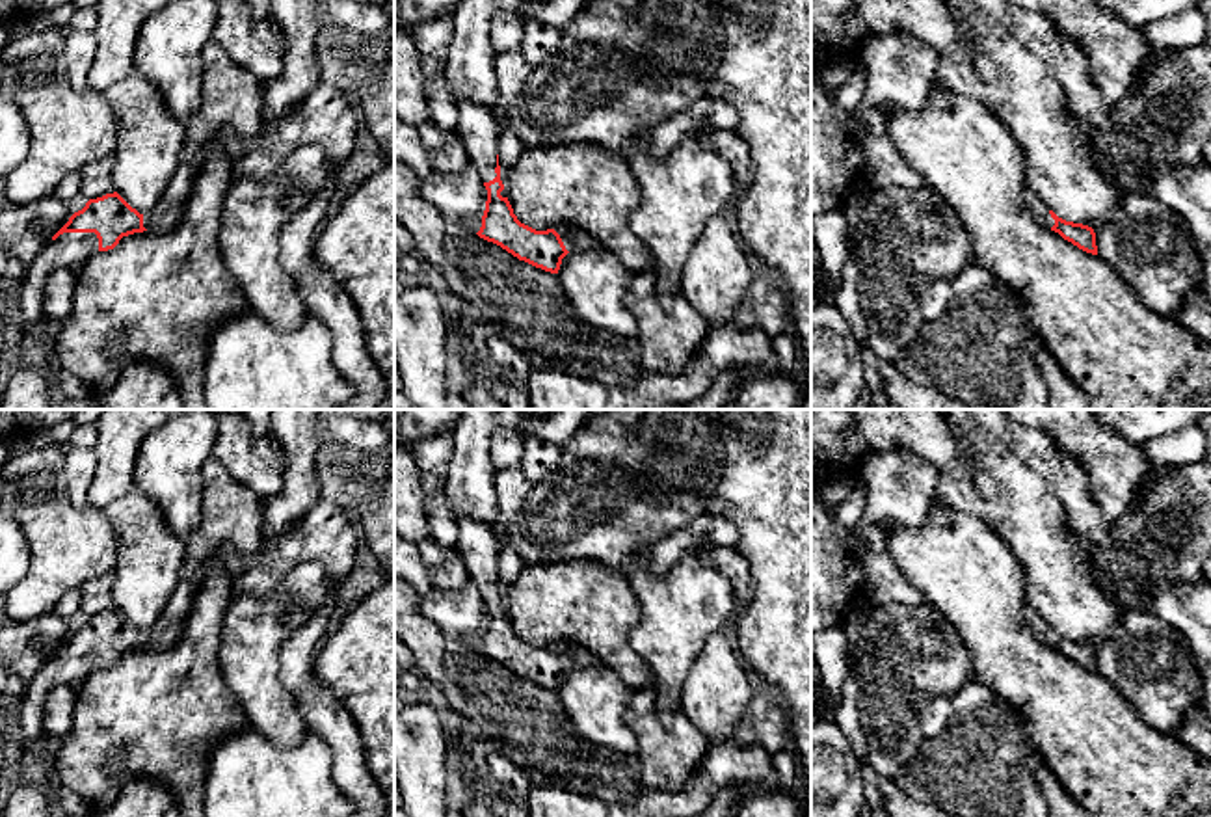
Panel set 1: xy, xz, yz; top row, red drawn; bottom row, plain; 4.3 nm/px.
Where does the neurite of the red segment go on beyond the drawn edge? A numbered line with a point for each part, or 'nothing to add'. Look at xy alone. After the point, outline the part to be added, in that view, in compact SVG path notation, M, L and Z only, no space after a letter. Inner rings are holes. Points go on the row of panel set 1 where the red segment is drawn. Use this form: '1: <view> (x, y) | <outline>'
1: xy (168, 213) | M205 153L197 154L193 160L180 162L158 205L147 216L143 216L143 227L147 231L169 233L179 225L203 160Z
2: xy (71, 250) | M63 233L50 240L32 264L24 266L19 279L24 331L43 316L43 290L48 275L58 268L80 270L97 251L99 238L95 233Z

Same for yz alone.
1: yz (1038, 207) | M1029 192L1027 197L1032 212L1038 216L1042 225L1051 229L1055 225L1055 220L1051 218L1047 205L1042 199L1038 199L1032 192Z

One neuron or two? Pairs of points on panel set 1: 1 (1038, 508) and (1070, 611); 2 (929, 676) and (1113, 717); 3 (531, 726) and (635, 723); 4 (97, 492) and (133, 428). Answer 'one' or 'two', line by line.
1: one
2: two
3: two
4: one

